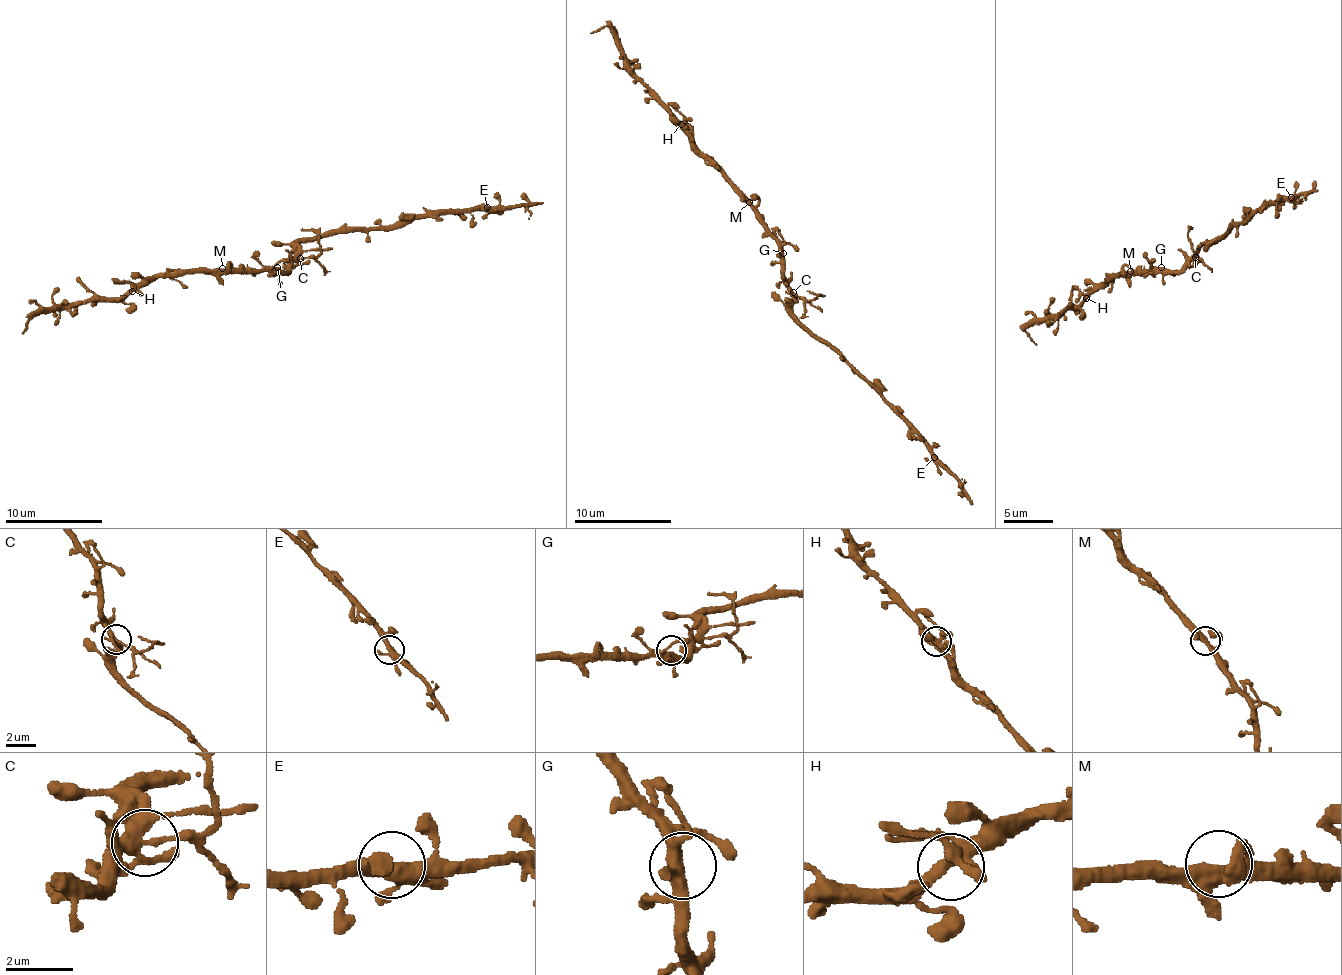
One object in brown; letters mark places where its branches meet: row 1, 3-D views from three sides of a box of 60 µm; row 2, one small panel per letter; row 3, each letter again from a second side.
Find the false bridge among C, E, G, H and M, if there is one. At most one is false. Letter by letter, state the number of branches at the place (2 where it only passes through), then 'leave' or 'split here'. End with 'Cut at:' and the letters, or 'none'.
C: branches 5; split here
E: branches 4; leave
G: branches 5; leave
H: branches 5; leave
M: branches 4; leave
Cut at: C

